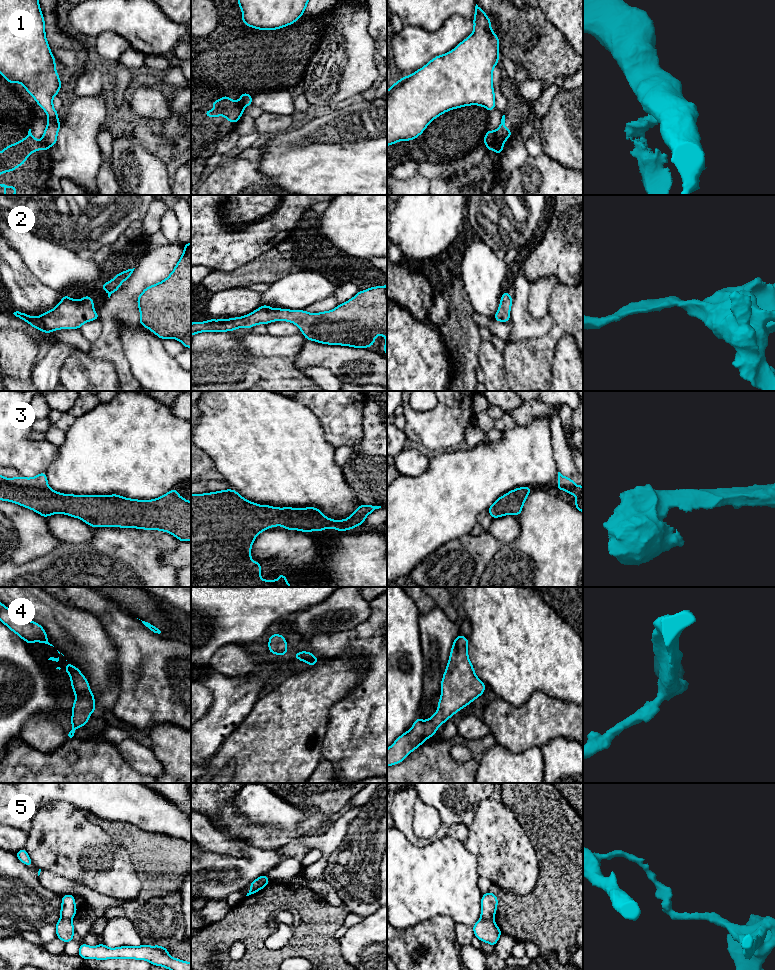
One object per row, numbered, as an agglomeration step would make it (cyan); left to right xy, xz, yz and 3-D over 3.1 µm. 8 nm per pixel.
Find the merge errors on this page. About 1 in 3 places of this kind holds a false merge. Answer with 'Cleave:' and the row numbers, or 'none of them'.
Cleave: 1, 5

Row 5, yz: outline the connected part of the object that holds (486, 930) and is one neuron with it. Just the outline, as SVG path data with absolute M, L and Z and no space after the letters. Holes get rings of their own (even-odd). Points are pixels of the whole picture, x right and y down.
M481 918L473 925L474 935L482 942L496 945L502 932L496 925L494 919Z

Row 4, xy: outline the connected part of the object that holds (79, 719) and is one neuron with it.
M68 661L64 669L70 676L71 687L76 696L72 707L72 730L67 733L67 739L71 739L76 738L74 730L85 726L85 724L89 721L90 714L96 711L96 707L94 695L90 690L89 683L80 670Z

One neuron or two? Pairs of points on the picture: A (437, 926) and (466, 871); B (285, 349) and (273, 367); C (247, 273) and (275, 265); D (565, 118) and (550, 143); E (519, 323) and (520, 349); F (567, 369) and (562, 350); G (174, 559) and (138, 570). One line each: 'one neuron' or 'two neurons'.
A: two neurons
B: two neurons
C: one neuron
D: one neuron
E: two neurons
F: one neuron
G: two neurons

